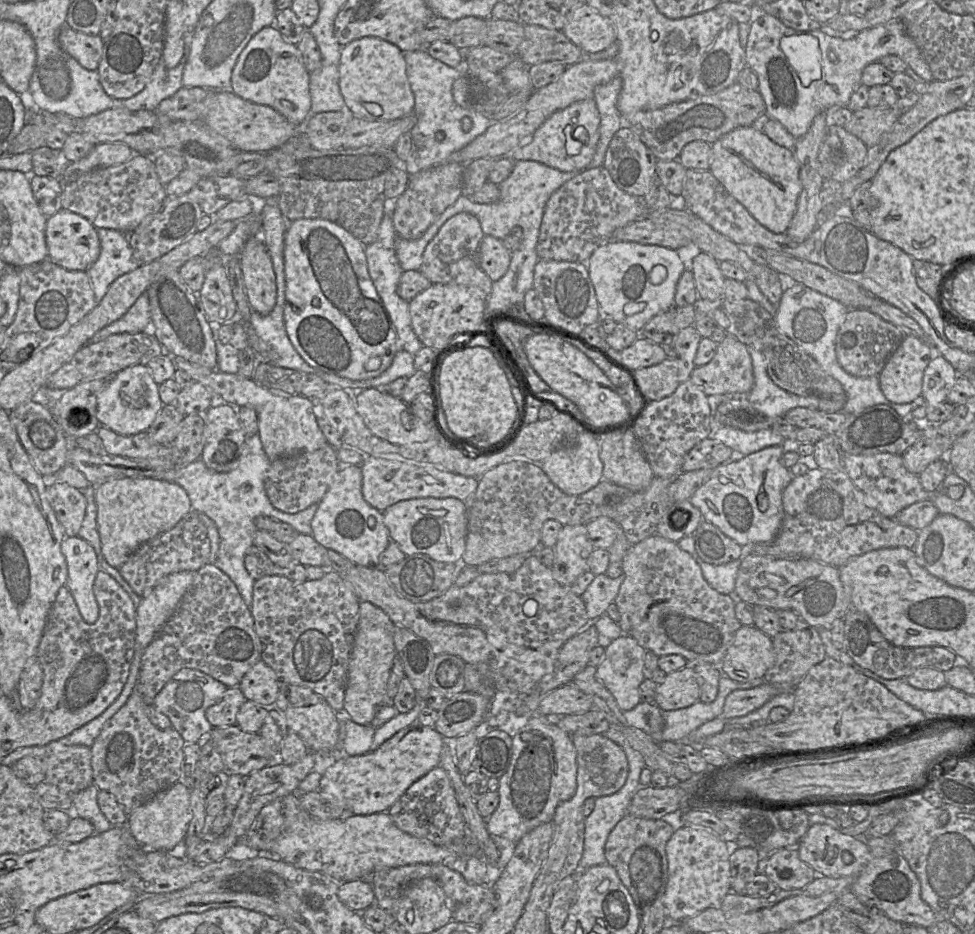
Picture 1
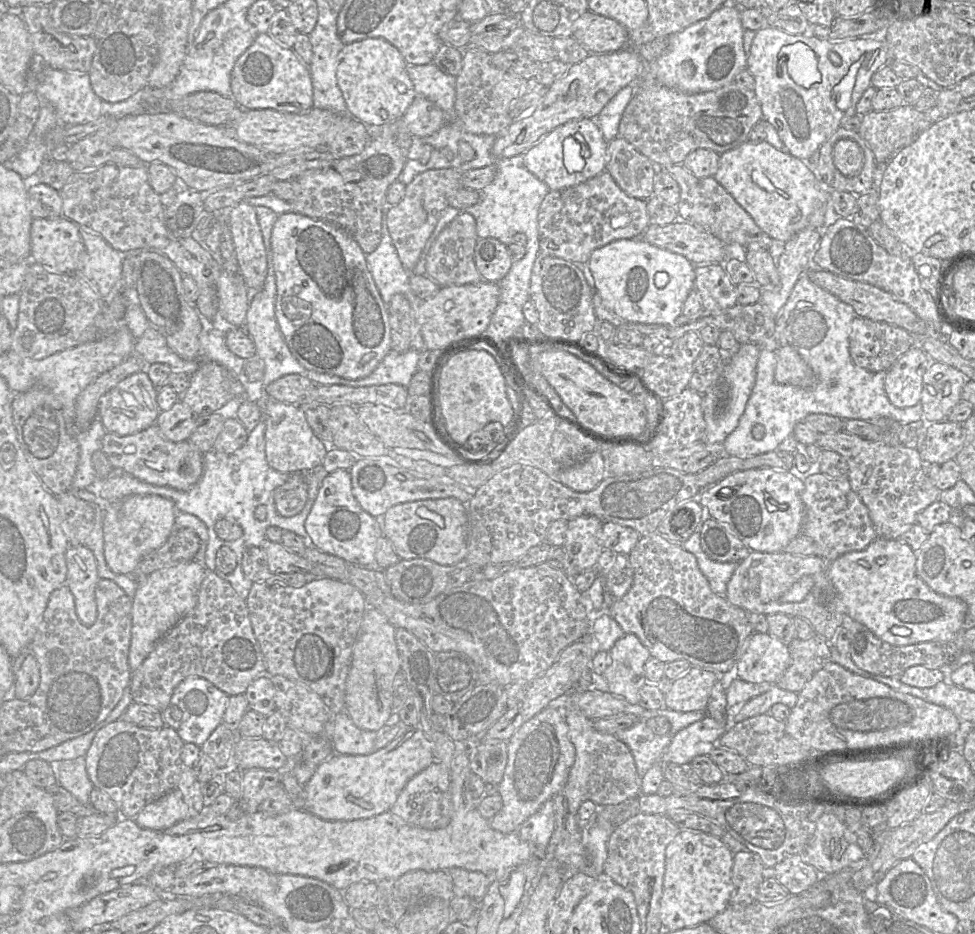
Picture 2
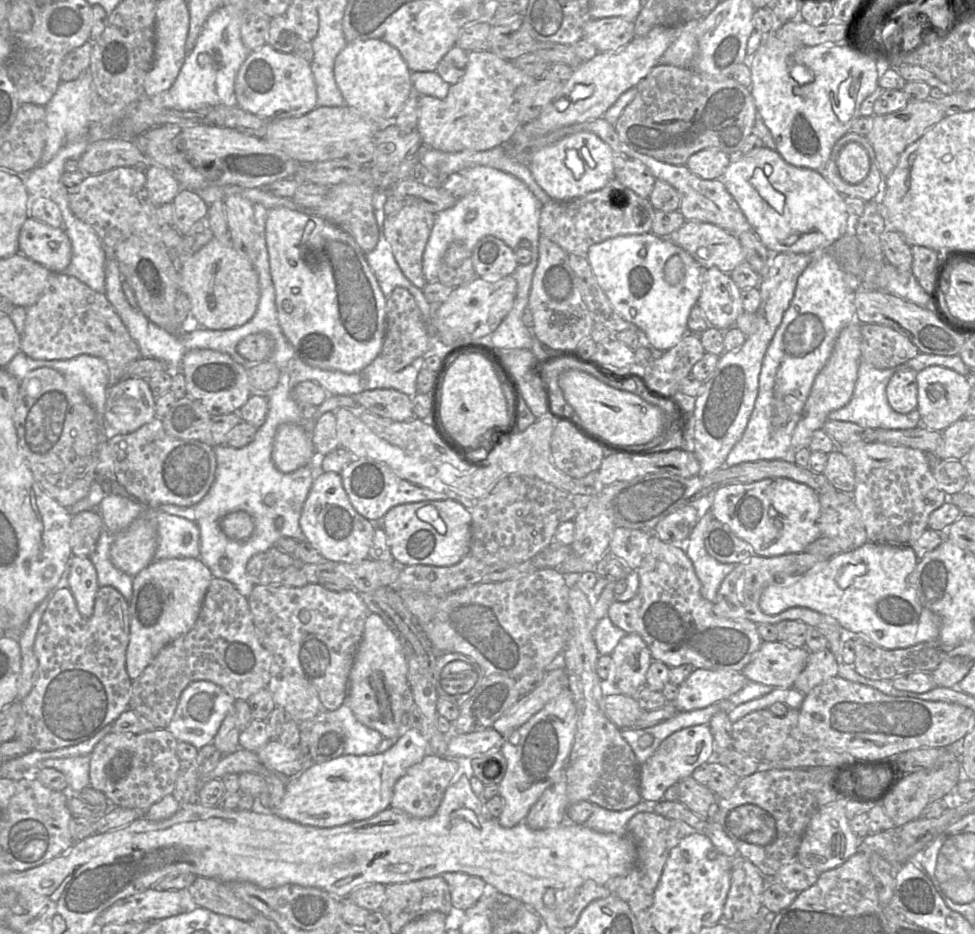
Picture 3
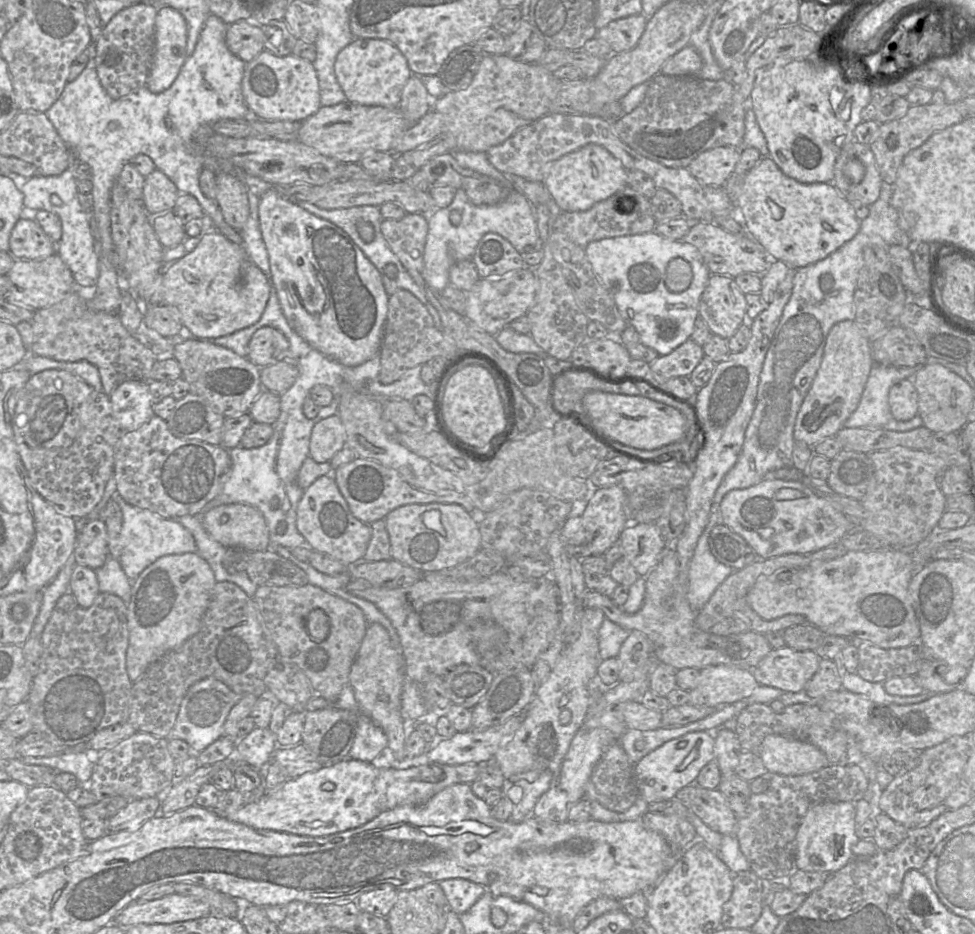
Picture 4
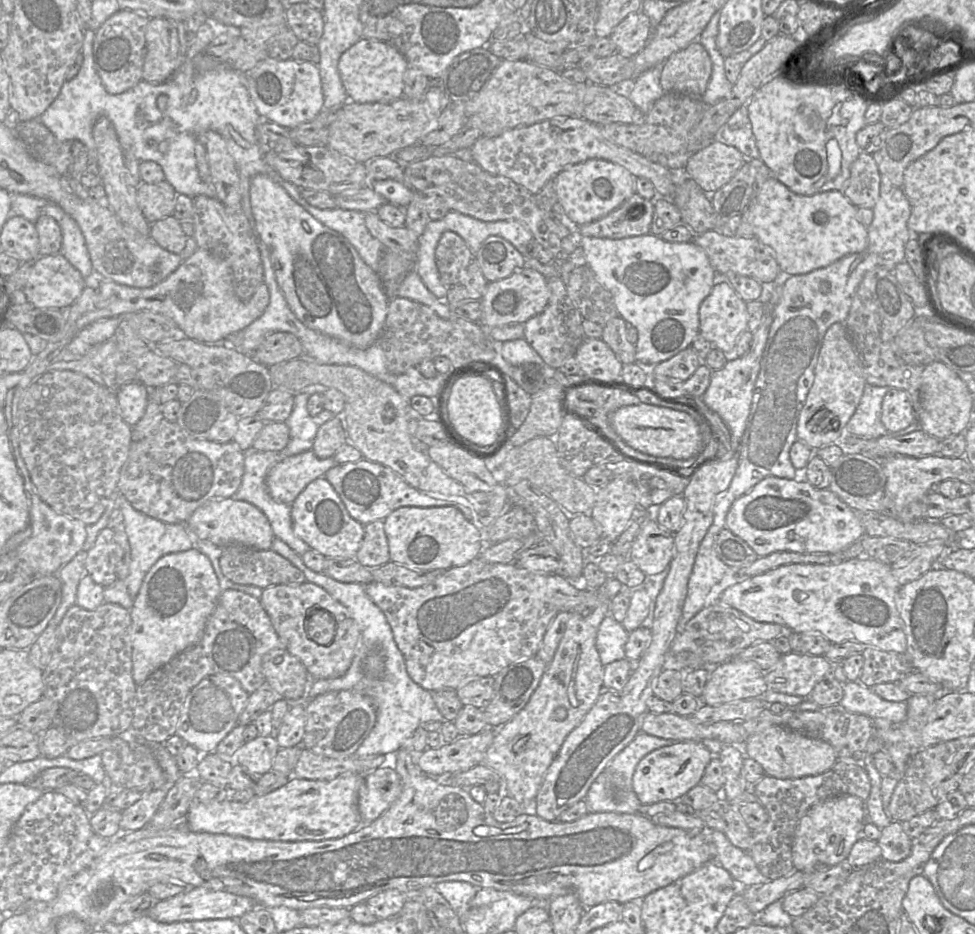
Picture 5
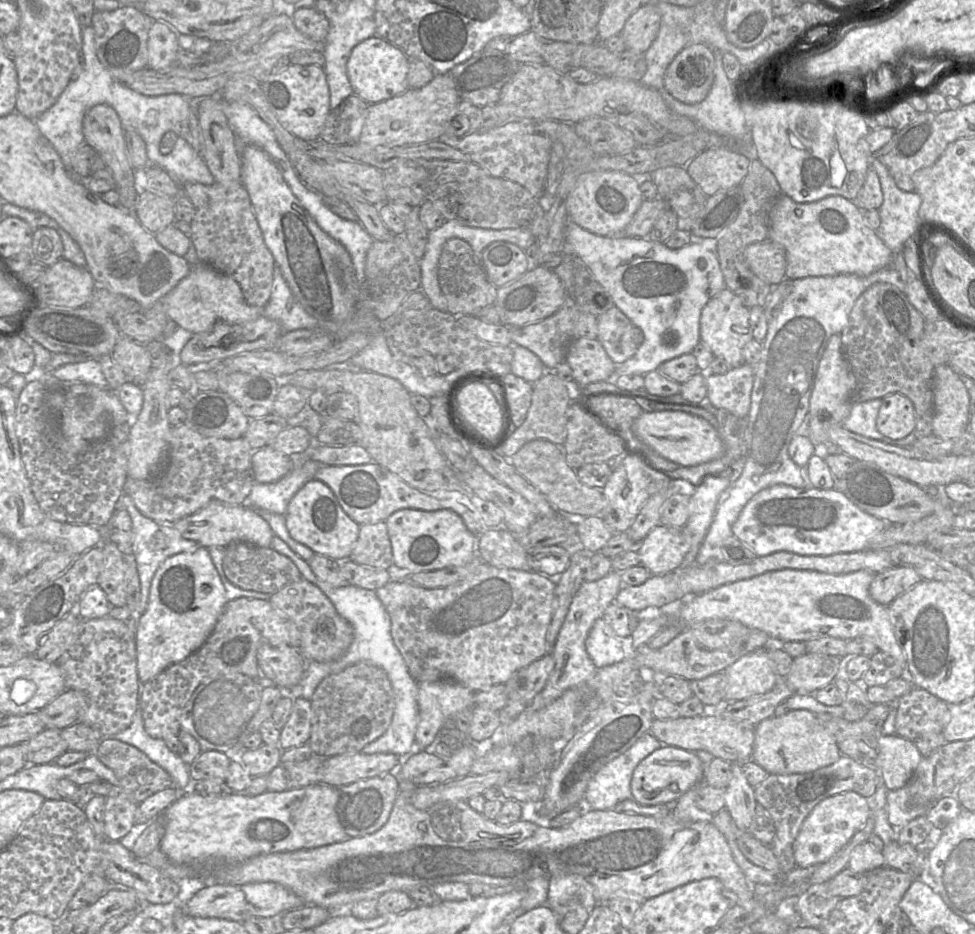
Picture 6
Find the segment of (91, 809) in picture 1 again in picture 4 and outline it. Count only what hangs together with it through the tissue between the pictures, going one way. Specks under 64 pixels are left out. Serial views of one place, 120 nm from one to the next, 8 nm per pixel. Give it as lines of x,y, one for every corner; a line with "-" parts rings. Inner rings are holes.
84,752
65,753
52,757
24,757
20,758
24,764
47,766
59,772
73,774
81,785
88,785
95,764

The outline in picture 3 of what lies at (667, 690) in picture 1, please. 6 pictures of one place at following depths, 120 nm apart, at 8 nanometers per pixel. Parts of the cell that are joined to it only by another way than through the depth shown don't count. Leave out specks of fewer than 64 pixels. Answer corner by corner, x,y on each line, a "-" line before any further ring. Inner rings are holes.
696,668
678,686
678,695
672,703
678,711
703,709
727,701
748,681
742,672

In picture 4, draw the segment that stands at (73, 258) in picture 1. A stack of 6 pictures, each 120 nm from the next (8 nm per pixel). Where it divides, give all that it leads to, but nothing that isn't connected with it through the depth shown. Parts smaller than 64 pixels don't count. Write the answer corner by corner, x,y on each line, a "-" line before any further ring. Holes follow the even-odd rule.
19,219
10,234
9,252
16,260
42,260
55,254
56,247
35,219

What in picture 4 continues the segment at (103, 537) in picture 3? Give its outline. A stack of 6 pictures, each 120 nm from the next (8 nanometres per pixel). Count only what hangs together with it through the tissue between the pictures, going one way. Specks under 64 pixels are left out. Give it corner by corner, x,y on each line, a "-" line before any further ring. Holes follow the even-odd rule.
108,556
104,565
95,571
100,592
114,594
126,604
130,602
133,582
125,574
119,559

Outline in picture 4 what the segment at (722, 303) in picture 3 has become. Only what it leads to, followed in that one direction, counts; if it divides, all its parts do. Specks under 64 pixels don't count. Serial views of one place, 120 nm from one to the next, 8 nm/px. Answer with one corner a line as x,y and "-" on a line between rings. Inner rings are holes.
711,274
700,297
699,315
712,334
726,340
747,320
747,302
734,278

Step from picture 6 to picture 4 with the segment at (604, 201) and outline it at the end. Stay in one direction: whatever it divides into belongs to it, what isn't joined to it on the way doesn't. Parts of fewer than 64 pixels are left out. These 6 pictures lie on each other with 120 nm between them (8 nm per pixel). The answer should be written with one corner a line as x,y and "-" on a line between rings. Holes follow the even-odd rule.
587,144
546,165
543,184
561,211
581,212
628,185
627,170
602,146

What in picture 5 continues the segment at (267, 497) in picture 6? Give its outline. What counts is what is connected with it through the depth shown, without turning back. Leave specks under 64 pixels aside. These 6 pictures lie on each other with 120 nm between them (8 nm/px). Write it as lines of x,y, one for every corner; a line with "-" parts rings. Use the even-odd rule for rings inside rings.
313,450
286,457
268,472
267,490
276,501
291,505
310,482
336,465
333,458
321,459

